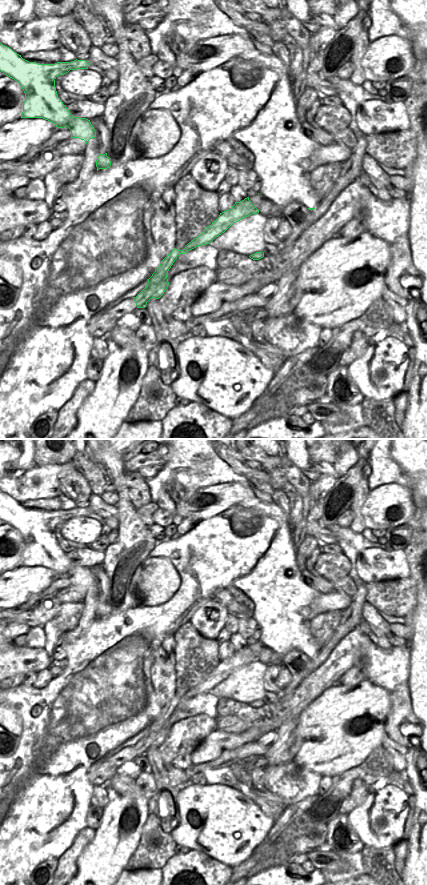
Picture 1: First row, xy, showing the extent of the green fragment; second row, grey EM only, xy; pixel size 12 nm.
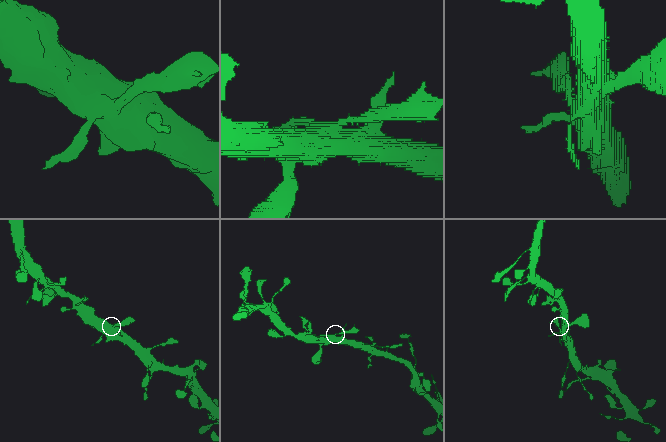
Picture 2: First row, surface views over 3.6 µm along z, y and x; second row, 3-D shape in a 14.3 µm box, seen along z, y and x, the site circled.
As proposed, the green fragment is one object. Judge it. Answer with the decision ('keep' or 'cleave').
keep

